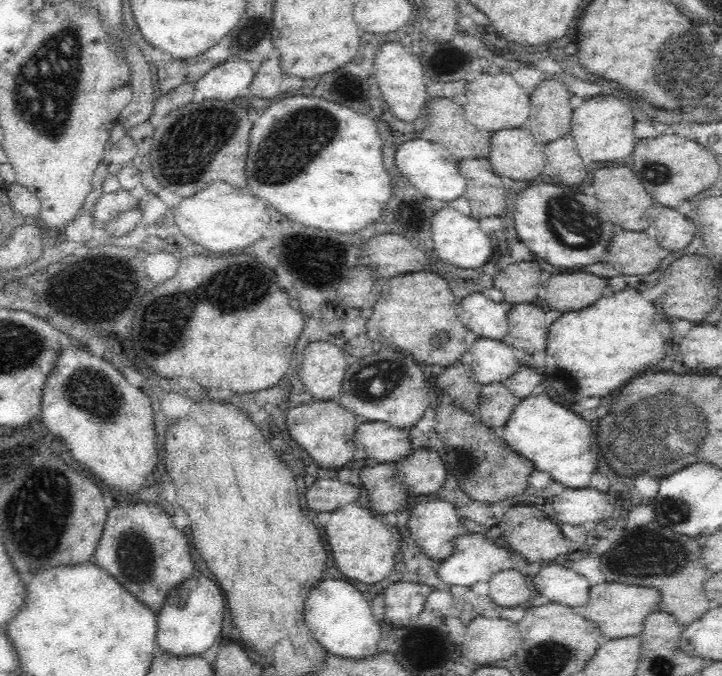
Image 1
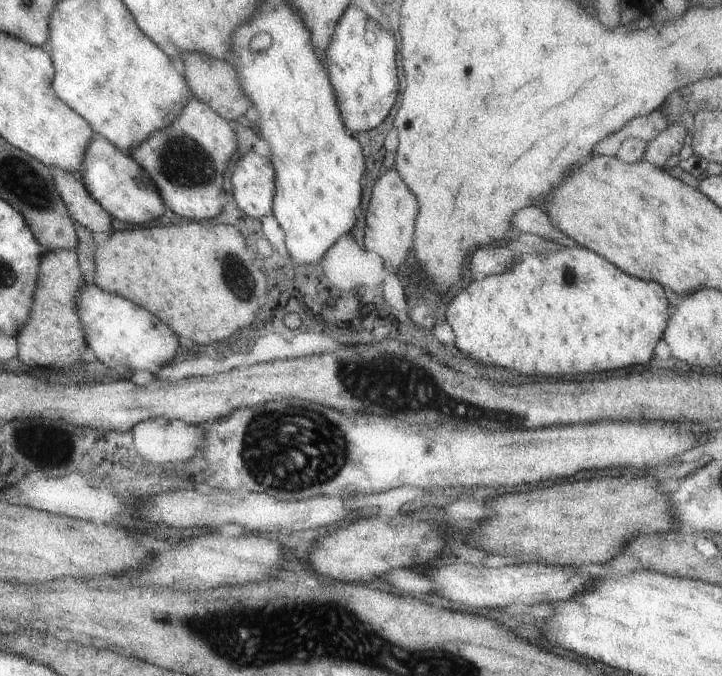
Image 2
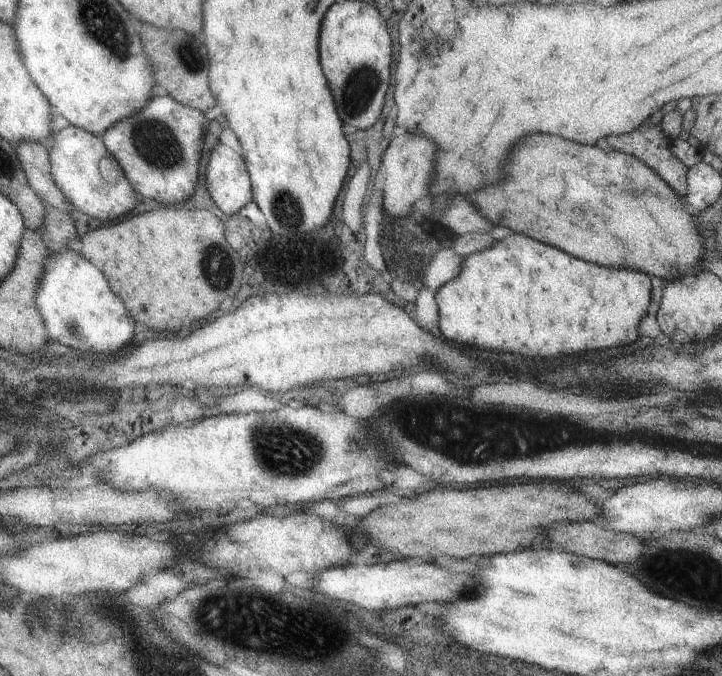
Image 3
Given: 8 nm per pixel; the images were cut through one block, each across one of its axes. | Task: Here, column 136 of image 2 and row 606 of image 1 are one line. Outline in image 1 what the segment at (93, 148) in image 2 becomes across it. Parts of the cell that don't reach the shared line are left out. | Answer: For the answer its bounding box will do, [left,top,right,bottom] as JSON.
[155,575,225,656]

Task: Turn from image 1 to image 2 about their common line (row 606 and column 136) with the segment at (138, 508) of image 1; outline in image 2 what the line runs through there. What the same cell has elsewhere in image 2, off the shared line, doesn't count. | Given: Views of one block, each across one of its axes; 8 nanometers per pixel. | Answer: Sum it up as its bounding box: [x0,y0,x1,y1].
[130,98,238,221]

